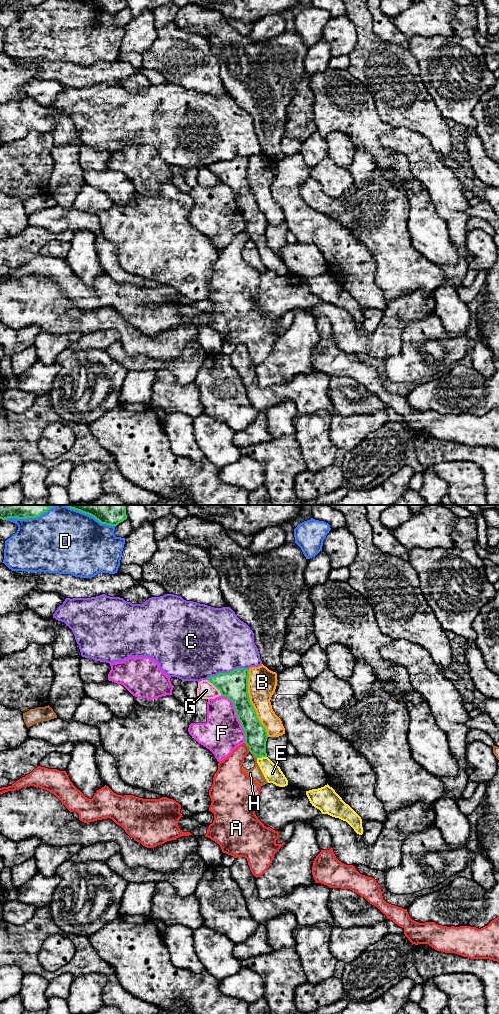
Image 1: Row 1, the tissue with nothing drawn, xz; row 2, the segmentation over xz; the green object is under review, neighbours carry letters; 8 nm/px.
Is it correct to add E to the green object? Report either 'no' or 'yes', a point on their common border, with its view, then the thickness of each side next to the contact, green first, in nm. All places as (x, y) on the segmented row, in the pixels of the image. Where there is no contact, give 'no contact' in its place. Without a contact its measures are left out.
yes; contact xz (261, 757); calibres 180 and 140 nm

